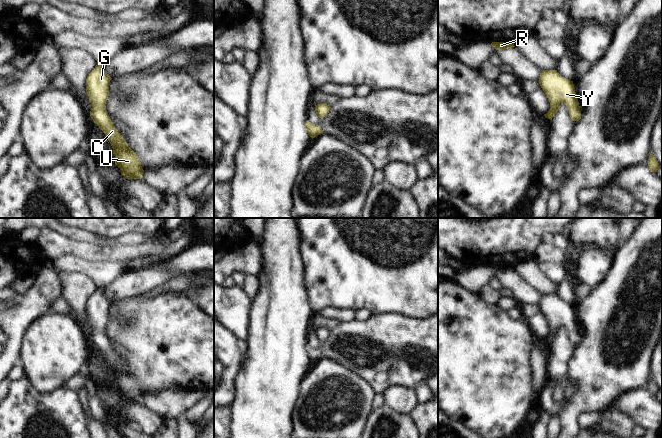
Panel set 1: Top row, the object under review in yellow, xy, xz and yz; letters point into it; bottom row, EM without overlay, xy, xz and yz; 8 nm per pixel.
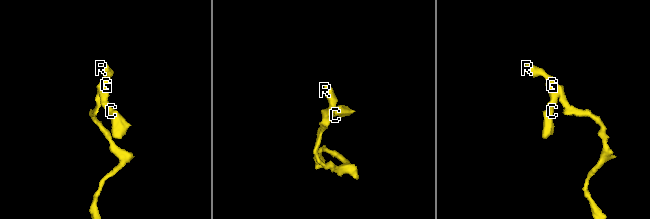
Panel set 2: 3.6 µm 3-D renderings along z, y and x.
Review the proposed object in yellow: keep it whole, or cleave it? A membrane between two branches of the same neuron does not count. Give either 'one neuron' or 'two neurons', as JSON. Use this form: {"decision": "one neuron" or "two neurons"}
{"decision": "one neuron"}

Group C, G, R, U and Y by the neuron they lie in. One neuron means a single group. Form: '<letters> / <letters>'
C G R U Y

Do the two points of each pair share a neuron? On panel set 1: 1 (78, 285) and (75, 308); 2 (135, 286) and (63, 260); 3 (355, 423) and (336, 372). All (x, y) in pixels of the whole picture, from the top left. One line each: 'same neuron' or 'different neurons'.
1: same neuron
2: different neurons
3: same neuron

